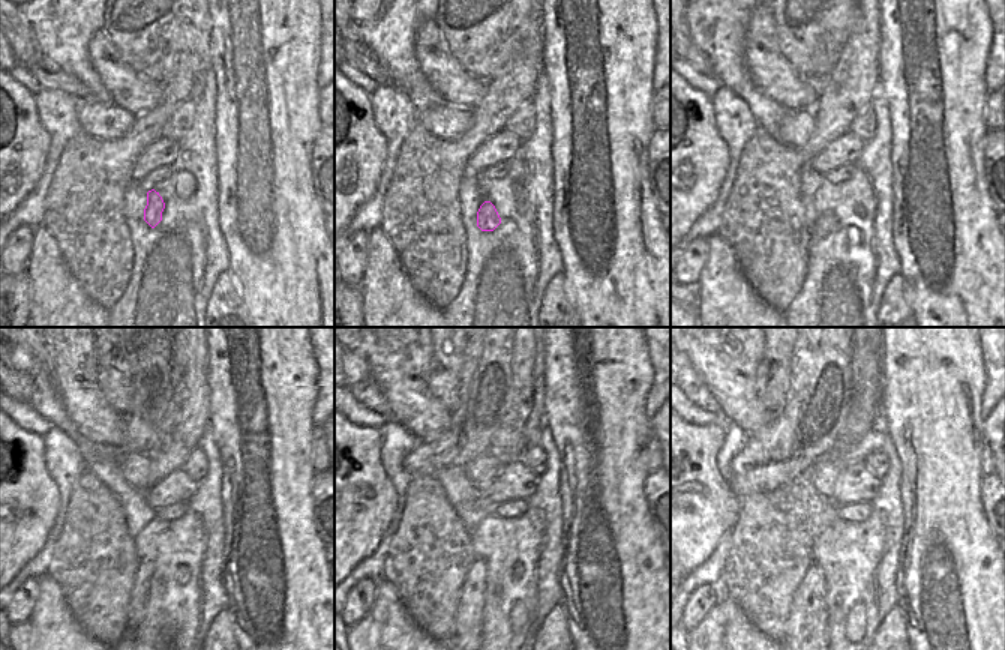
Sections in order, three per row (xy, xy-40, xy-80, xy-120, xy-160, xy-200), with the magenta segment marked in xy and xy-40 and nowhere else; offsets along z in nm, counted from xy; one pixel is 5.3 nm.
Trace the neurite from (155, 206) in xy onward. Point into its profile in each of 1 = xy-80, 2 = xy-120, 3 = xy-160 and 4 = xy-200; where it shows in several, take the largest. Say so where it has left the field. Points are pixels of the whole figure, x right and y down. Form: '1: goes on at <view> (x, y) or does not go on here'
1: goes on at xy-80 (824, 224)
2: goes on at xy-120 (138, 598)
3: goes on at xy-160 (468, 632)
4: goes on at xy-200 (807, 628)

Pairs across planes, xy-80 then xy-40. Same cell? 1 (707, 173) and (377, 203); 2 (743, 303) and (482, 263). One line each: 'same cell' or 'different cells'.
1: different cells
2: different cells

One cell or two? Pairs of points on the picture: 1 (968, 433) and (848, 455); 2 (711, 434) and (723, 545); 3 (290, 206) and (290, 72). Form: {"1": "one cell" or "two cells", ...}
{"1": "two cells", "2": "two cells", "3": "one cell"}

